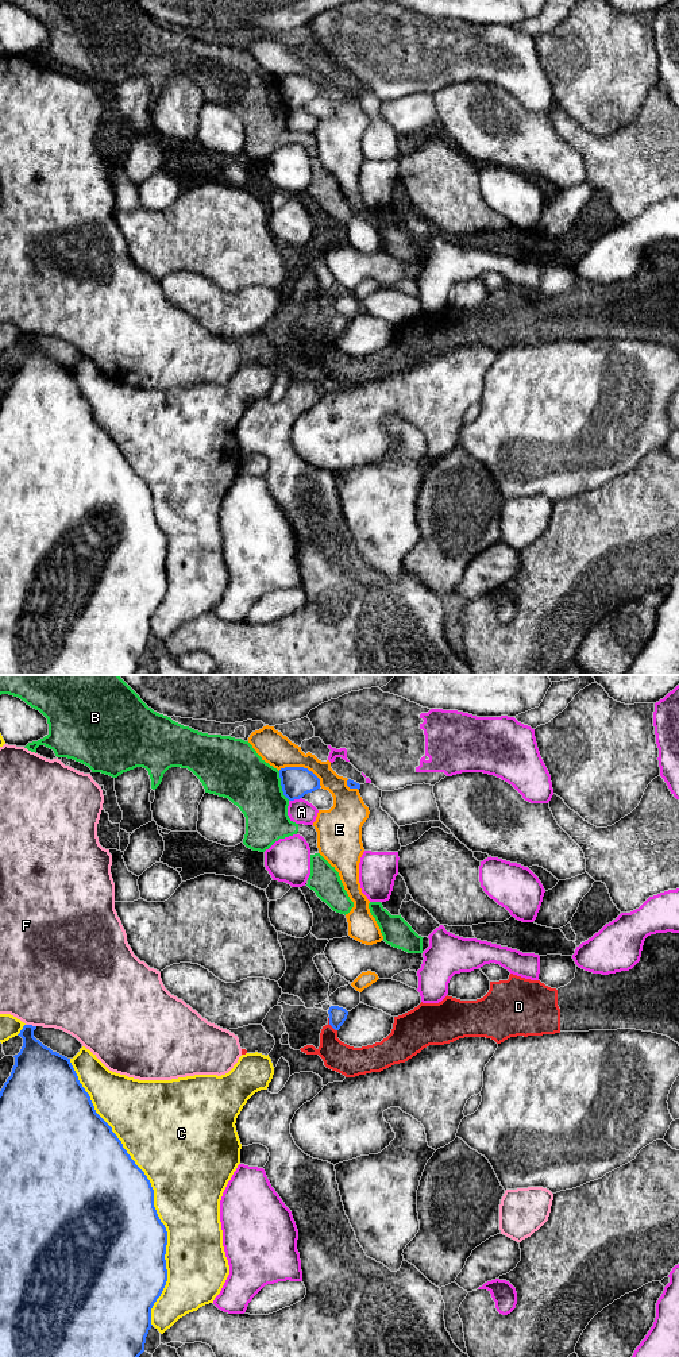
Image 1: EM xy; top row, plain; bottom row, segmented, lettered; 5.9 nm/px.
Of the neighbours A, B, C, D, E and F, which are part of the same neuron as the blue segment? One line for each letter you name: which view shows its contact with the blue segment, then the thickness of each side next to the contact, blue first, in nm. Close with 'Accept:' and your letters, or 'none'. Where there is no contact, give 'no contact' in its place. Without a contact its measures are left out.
Accept: none

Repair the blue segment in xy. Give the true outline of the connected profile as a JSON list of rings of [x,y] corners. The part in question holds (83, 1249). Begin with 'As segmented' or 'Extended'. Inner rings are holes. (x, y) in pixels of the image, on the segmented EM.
As segmented. [[[24,1025],[18,1036],[23,1038],[23,1046],[15,1055],[15,1065],[11,1076],[0,1091],[0,1357],[139,1357],[144,1352],[146,1337],[151,1329],[151,1308],[161,1296],[166,1281],[166,1245],[167,1231],[154,1207],[154,1190],[144,1172],[135,1164],[112,1127],[96,1113],[89,1094],[78,1080],[70,1059],[53,1052],[34,1037],[36,1026]]]

